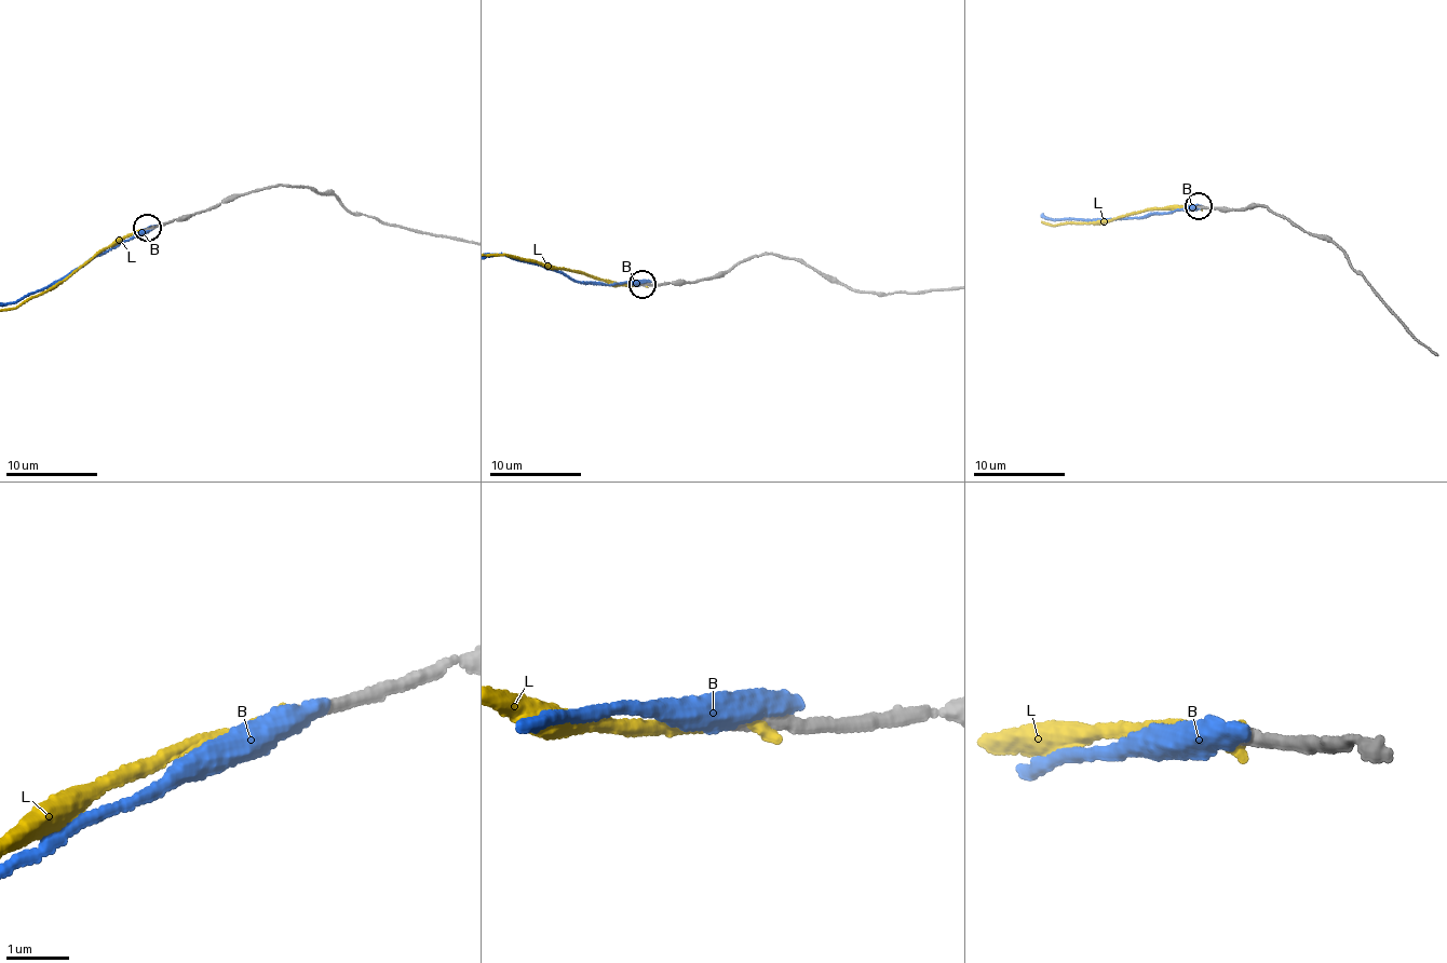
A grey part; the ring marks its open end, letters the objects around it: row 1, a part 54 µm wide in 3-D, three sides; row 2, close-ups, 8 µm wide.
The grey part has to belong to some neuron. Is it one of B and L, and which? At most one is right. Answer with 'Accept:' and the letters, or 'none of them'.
Accept: L

